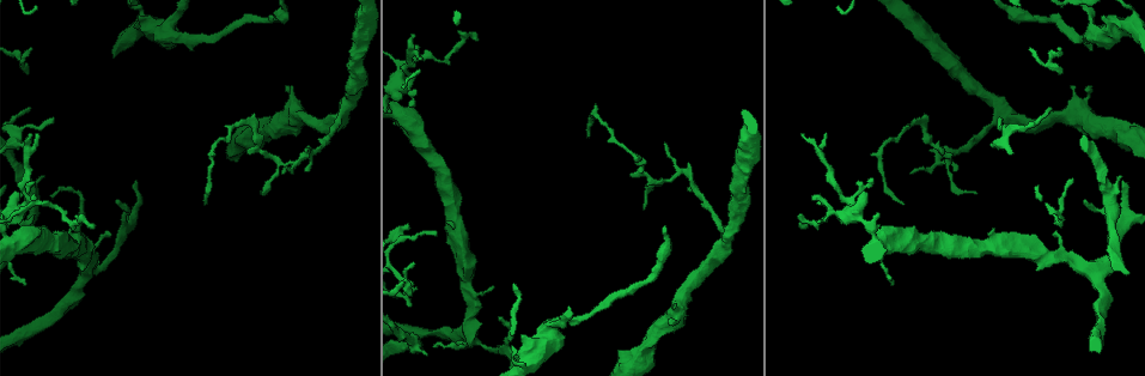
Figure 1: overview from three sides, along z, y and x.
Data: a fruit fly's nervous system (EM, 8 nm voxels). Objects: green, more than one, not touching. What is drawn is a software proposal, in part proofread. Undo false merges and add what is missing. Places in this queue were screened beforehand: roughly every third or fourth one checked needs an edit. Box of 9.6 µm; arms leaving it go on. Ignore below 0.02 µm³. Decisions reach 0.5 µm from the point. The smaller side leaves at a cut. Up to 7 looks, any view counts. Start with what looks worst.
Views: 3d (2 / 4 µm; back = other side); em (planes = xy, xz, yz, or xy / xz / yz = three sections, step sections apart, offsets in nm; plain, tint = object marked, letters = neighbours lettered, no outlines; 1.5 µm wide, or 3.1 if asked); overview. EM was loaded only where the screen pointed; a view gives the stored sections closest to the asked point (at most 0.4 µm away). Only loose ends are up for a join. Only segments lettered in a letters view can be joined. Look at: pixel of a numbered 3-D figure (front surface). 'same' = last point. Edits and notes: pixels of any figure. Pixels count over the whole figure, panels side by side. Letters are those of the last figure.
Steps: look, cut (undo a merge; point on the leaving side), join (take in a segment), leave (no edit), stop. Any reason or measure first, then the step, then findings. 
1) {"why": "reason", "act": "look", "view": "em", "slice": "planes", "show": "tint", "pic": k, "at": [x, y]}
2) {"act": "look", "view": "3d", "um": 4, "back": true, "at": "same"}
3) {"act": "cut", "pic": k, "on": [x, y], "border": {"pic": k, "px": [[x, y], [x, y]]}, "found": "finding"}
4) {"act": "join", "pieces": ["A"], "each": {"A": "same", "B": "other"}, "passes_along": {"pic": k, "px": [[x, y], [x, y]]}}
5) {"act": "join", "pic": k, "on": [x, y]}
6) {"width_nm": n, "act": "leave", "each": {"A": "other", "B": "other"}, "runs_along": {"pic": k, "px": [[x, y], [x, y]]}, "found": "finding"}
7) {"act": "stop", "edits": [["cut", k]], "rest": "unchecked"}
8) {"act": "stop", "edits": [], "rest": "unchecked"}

{"why": "branch stops here", "act": "look", "view": "3d", "um": 4, "pic": 1, "at": [291, 85]}

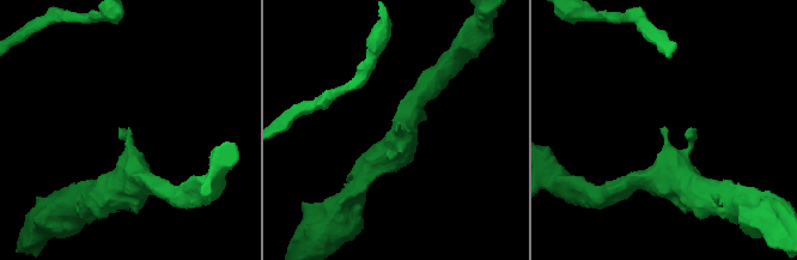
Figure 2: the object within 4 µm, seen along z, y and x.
{"act": "look", "view": "em", "slice": "planes", "show": "plain", "pic": 2, "at": [397, 129]}

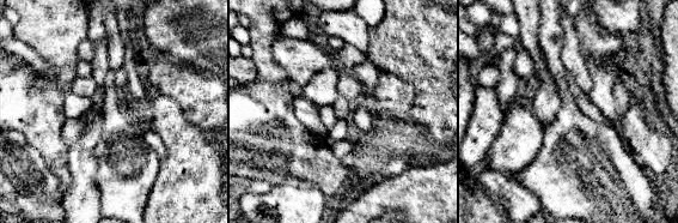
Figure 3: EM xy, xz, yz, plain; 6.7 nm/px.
{"why": "see the neighbours", "act": "look", "view": "em", "slice": "planes", "show": "letters", "at": "same"}

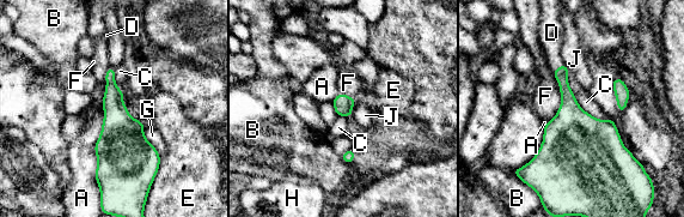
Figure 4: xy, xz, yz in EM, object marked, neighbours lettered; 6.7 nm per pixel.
{"longest_contact_nm": ["A", 550], "act": "join", "pieces": ["D"], "each": {"A": "other", "B": "other", "C": "other", "D": "same", "E": "other", "F": "other", "G": "other", "H": "other", "J": "other"}, "found": "the cell continues"}

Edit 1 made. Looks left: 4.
{"act": "look", "view": "em", "slice": "xy", "step": 8, "show": "letters", "pic": 1, "at": [50, 197]}

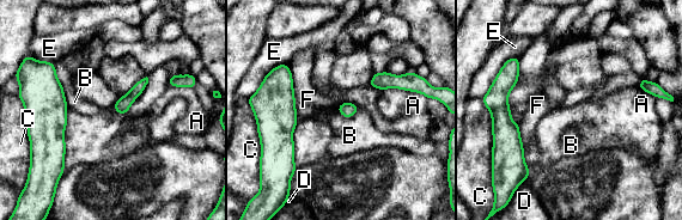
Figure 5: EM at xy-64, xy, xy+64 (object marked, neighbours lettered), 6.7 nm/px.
{"act": "leave", "each": {"A": "other", "B": "other", "C": "other", "D": "other", "E": "other", "F": "other"}, "border": {"pic": 5, "px": [[53, 62], [68, 107]]}, "found": "no lettered segment goes on from it"}

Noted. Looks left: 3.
{"why": "branch stops here", "act": "look", "view": "em", "slice": "xz", "step": 8, "show": "letters", "pic": 1, "at": [138, 182]}

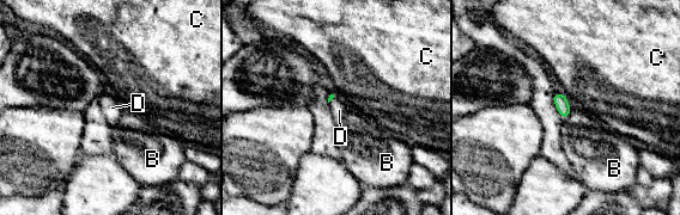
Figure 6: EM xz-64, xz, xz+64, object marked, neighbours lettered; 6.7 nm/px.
{"why": "another direction", "act": "look", "view": "em", "slice": "planes", "show": "letters", "at": "same"}

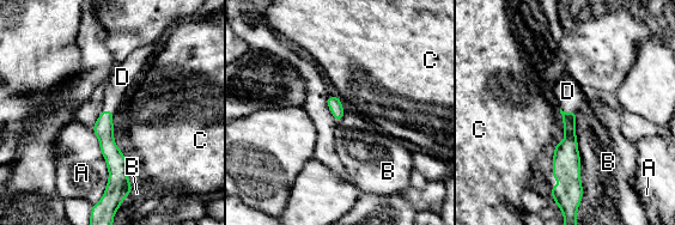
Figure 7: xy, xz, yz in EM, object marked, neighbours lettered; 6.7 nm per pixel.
{"act": "join", "pieces": ["D"], "each": {"A": "other", "B": "other", "C": "other", "D": "same"}, "passes_along": {"pic": 7, "px": [[567, 150], [569, 113], [567, 91]]}, "found": "the cell continues"}

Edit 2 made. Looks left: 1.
{"act": "stop", "edits": [["join", 4], ["join", 7]], "rest": "unchecked"}

